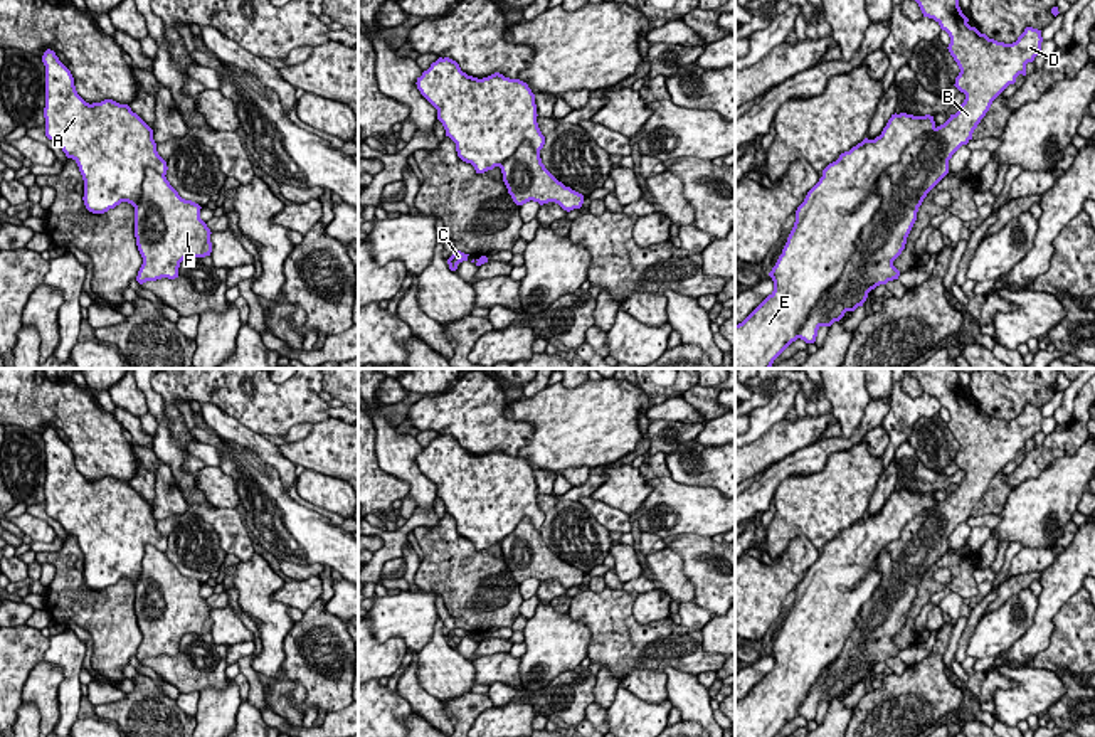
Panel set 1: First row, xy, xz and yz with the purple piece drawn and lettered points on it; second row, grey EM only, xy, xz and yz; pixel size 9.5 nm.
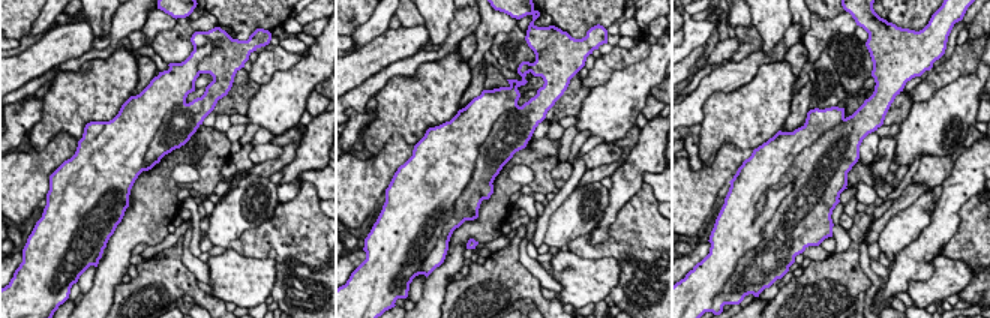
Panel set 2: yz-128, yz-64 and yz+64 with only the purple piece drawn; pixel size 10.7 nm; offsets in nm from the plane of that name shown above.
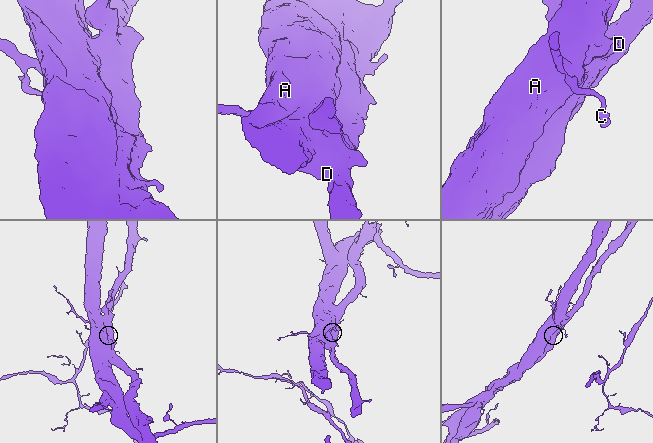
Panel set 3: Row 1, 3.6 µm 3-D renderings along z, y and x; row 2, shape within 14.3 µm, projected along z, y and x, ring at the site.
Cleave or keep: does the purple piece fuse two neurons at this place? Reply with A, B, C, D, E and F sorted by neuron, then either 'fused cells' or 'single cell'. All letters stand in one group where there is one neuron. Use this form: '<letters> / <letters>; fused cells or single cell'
A E / B C D F; fused cells

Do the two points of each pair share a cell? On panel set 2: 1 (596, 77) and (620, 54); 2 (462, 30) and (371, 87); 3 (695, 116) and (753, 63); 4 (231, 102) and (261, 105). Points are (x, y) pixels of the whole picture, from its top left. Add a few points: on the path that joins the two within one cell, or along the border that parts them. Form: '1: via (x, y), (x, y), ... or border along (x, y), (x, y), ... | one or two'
1: via (602, 71), (614, 60) | one
2: via (440, 53), (422, 56), (408, 66), (393, 71) | one
3: via (698, 98), (714, 81), (735, 75) | one
4: border along (261, 86), (251, 99), (245, 114) | two

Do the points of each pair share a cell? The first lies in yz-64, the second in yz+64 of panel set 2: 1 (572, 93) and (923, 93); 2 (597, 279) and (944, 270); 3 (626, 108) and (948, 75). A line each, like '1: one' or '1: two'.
1: two
2: one
3: two

